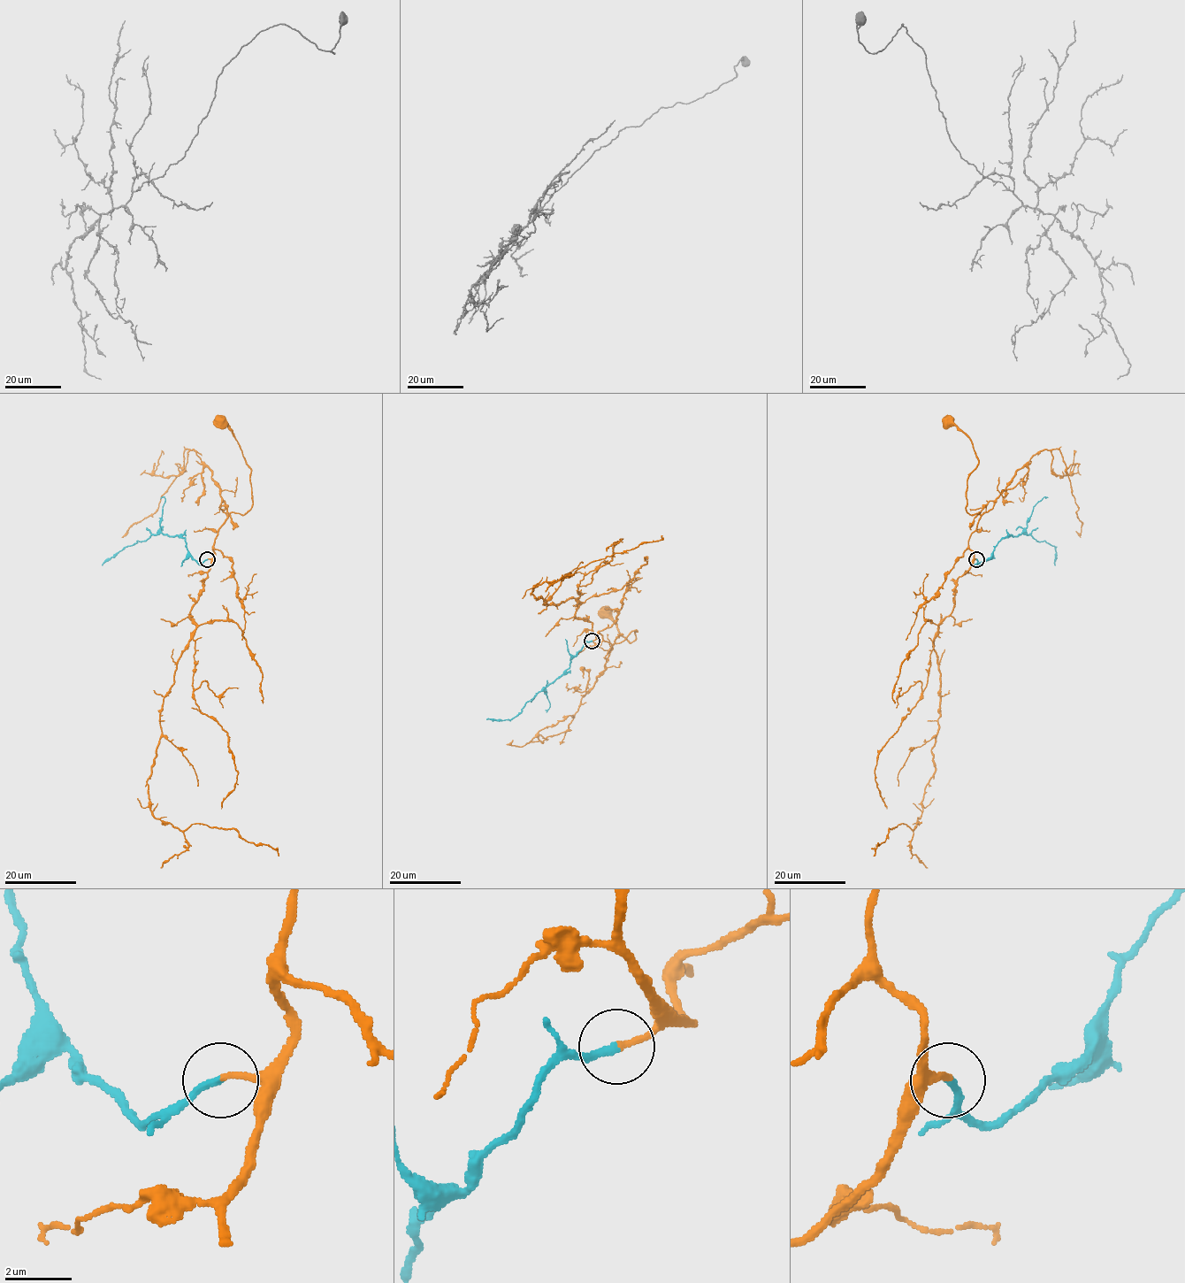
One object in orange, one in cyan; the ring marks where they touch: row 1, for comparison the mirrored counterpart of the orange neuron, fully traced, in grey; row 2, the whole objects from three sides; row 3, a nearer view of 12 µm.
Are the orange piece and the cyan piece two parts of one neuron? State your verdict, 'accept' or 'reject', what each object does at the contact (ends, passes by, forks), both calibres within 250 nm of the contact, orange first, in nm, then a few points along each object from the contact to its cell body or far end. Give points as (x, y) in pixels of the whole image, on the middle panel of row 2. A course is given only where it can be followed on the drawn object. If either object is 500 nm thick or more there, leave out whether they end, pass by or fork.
accept; orange ends there; cyan ends there; 160 nm thick on the orange side, 200 nm on the other; orange runs (592, 641), (600, 633), (604, 641), (620, 643), (634, 630), (635, 639), (630, 642), (621, 634), (606, 612); cyan runs (592, 641), (586, 642), (571, 659), (569, 668), (525, 703), (521, 711), (511, 718), (486, 719)

